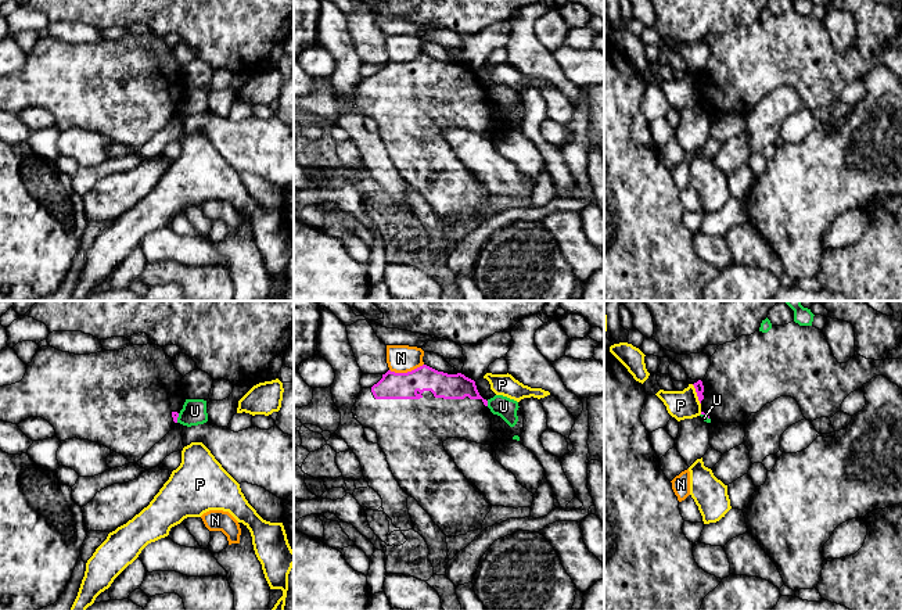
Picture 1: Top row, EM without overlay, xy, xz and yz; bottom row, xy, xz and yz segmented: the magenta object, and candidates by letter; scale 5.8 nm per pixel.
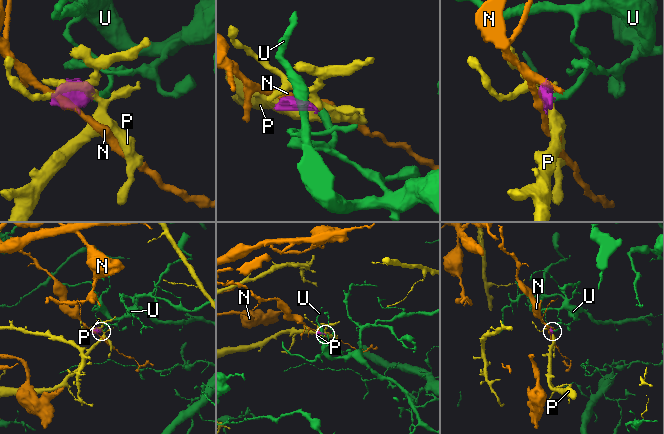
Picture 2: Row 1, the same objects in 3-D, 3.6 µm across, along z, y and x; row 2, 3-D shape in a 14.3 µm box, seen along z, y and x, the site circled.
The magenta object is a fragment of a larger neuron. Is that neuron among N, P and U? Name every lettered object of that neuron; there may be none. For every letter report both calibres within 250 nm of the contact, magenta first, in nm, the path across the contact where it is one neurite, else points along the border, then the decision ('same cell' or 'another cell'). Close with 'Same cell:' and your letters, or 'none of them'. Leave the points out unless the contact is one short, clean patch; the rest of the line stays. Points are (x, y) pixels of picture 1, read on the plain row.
N: calibres 160 and 160 nm; another cell
P: calibres 50 and 160 nm; border yz (692, 74), (700, 93); another cell
U: calibres 140 and 120 nm; border xz (487, 90), (488, 94); another cell
Same cell: none of them

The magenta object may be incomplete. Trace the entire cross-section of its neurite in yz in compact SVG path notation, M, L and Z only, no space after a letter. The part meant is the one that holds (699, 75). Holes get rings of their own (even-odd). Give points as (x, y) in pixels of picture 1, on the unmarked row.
M793 10L784 15L772 15L768 22L758 19L719 35L711 46L705 67L693 75L701 104L711 112L744 114L752 103L780 86L794 87L804 107L812 112L820 107L833 107L851 82L862 79L876 65L884 65L902 78L902 49L866 49L855 40L847 53L838 53L823 19L799 15Z

